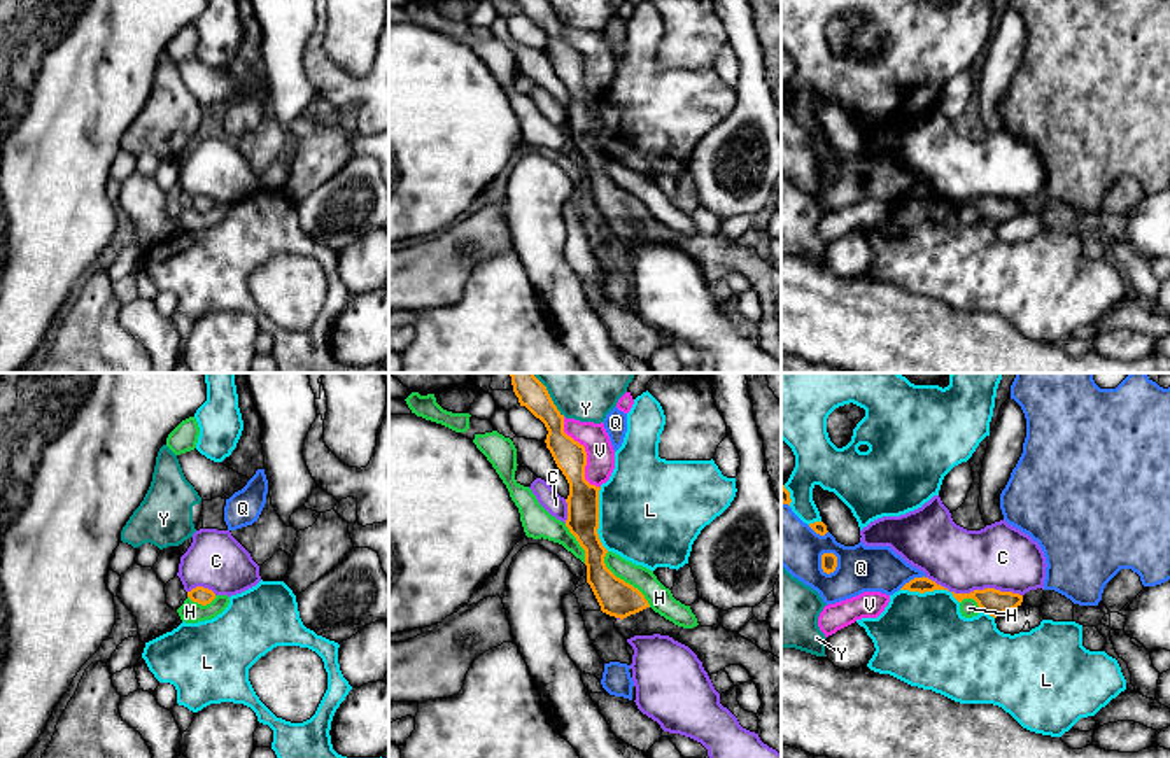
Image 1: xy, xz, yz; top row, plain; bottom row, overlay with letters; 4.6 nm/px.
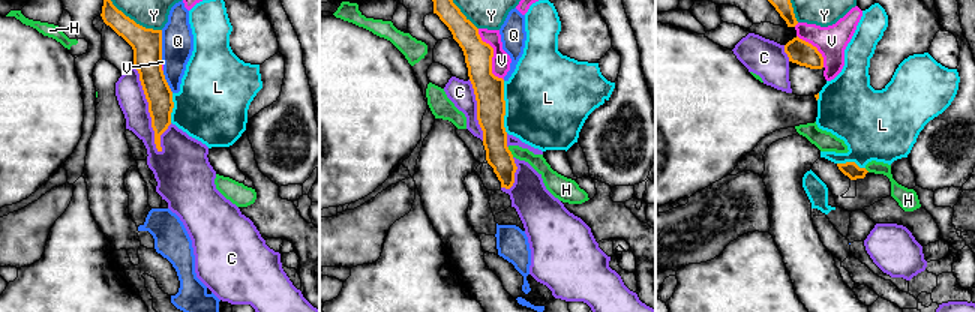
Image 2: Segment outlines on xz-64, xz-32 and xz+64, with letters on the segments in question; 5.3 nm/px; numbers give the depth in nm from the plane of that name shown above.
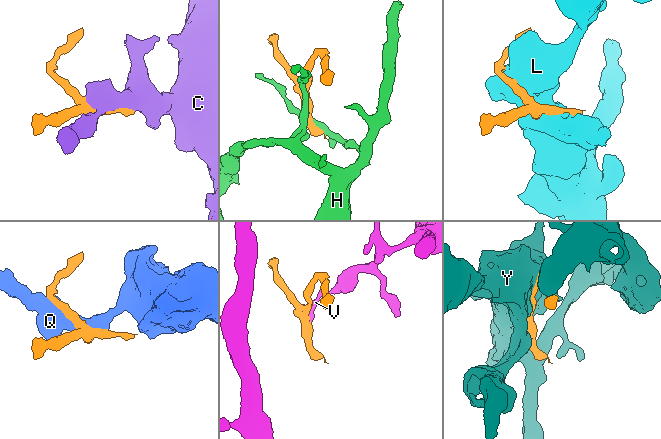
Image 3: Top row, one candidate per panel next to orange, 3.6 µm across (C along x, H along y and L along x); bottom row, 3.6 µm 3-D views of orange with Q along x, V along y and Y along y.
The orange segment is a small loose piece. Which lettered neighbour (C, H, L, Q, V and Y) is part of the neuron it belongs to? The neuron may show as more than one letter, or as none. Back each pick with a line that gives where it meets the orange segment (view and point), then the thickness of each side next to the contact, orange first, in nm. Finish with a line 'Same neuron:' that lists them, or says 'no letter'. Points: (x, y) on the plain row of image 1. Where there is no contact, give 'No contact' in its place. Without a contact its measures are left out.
Same neuron: no letter

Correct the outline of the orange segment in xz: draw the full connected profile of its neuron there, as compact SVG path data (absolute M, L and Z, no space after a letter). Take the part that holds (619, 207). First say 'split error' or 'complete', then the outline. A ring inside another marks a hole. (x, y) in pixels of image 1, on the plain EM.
split error; M515 0L515 4L520 14L545 32L546 56L569 91L566 135L585 158L587 191L601 219L617 226L615 236L625 247L660 242L688 254L708 284L725 278L727 273L744 275L762 305L757 341L764 352L781 361L781 266L737 240L727 240L720 231L678 235L655 221L638 196L617 186L604 172L608 158L597 142L601 95L585 88L585 54L564 40L564 23L548 0Z

